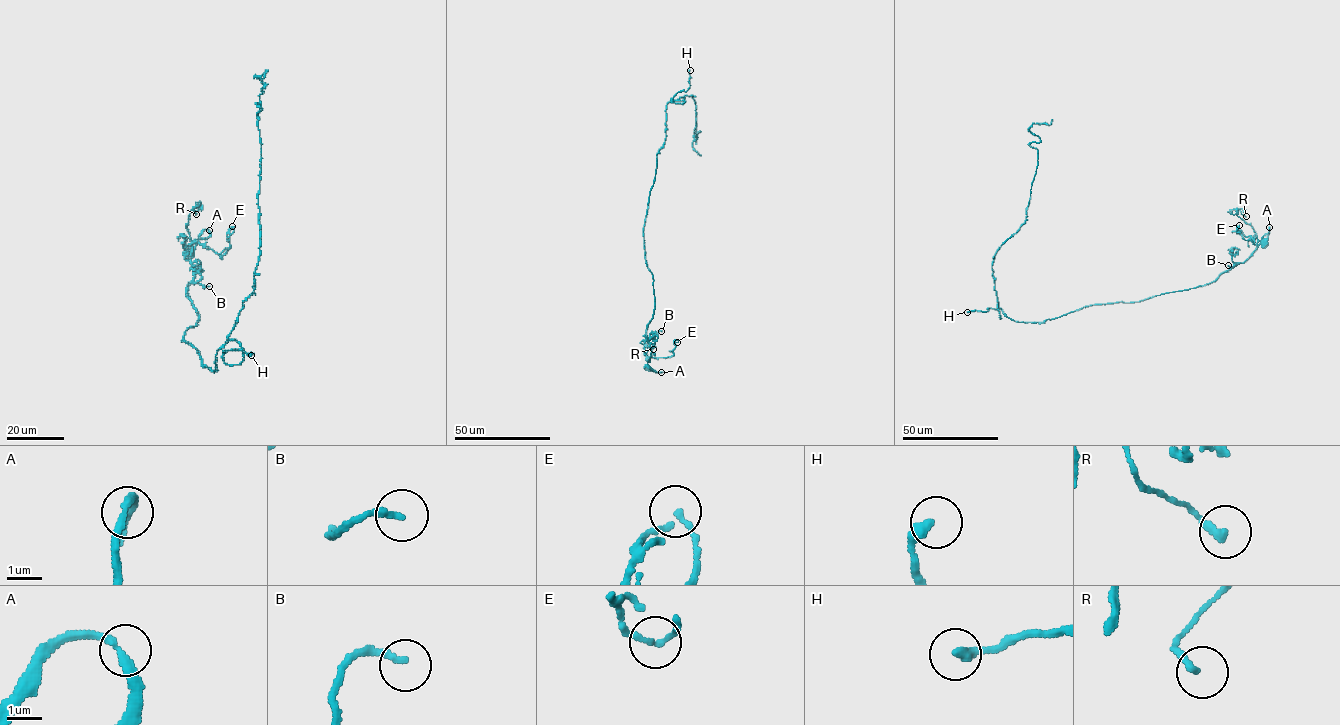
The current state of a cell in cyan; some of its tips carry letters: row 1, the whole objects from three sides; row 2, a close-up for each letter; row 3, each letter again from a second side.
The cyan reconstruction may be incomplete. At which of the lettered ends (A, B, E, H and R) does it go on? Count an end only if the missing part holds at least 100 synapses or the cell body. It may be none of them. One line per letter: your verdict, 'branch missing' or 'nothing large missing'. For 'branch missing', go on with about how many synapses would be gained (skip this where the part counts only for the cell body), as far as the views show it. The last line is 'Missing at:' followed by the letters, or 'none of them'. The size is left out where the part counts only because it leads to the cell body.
A: nothing large missing
B: nothing large missing
E: nothing large missing
H: branch missing; about 120 synapses
R: nothing large missing
Missing at: H

